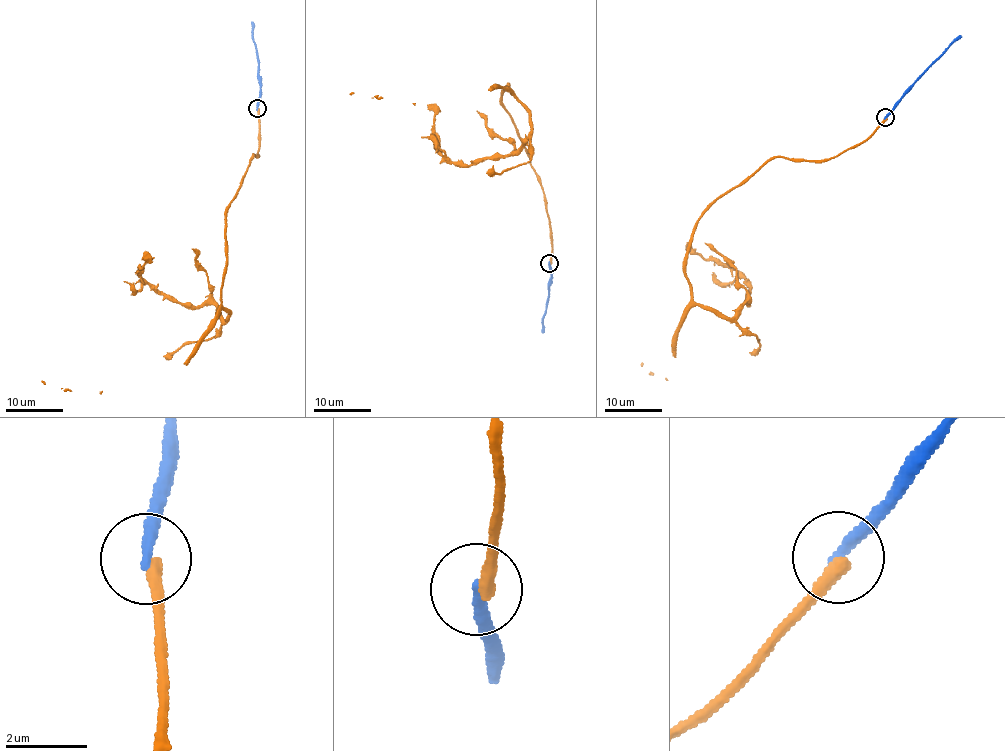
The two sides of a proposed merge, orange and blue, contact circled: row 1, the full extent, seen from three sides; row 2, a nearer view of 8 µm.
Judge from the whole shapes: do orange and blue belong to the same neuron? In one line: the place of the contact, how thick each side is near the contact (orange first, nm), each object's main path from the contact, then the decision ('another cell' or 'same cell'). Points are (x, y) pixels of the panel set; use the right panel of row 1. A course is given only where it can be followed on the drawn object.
(885, 117) | 360/280 nm | orange via (885, 118), (833, 157), (773, 157), (704, 213), (686, 259), (691, 298), (732, 318), (747, 280), (688, 241) | blue via (885, 118), (961, 35) | another cell

